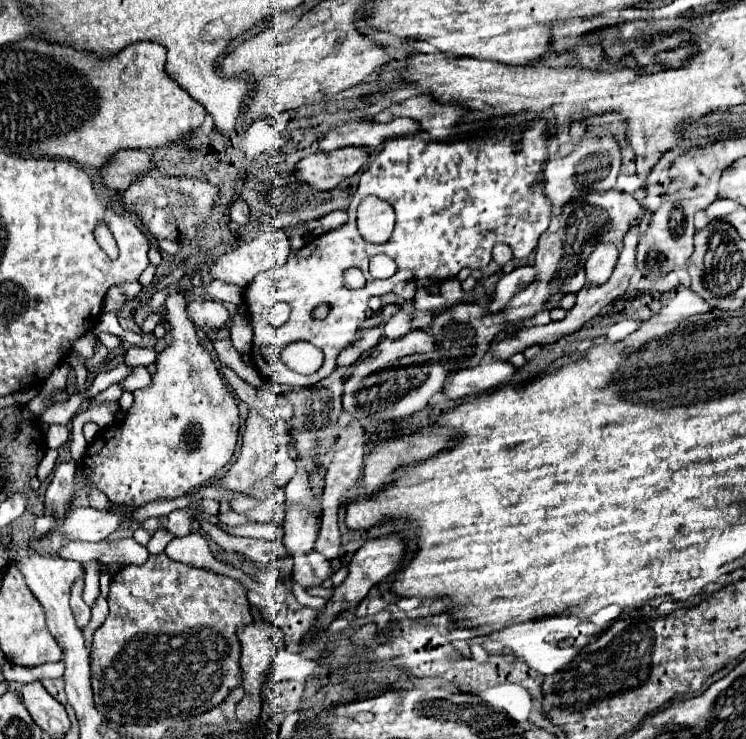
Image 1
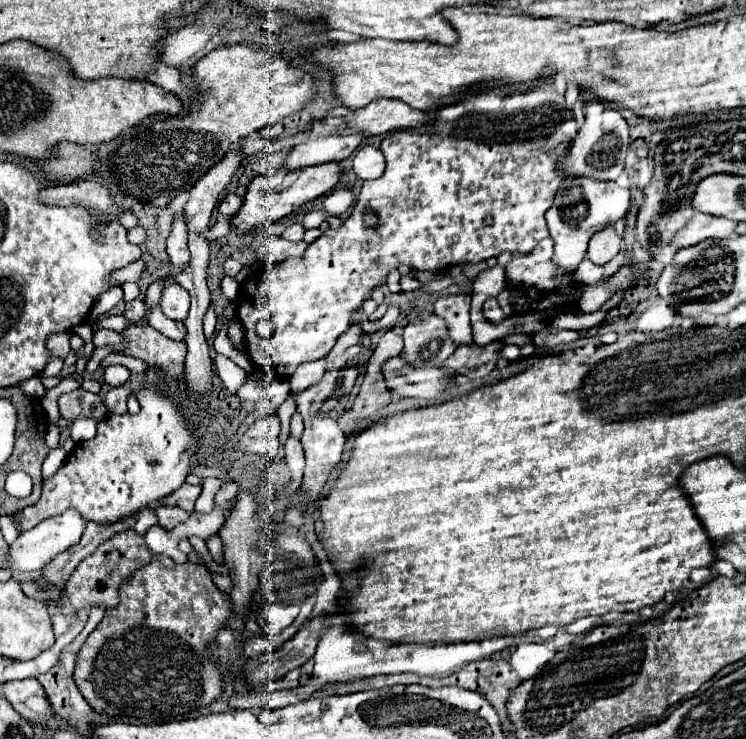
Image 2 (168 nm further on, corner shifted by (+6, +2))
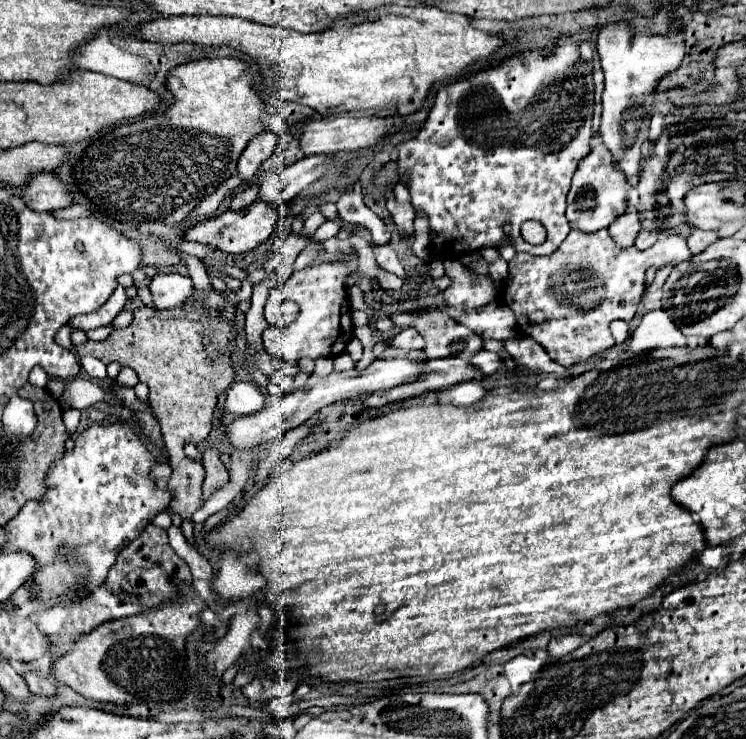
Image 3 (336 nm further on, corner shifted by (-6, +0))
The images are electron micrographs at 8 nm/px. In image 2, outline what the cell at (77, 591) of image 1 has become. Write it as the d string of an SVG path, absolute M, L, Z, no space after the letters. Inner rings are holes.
M128 529L126 533L116 533L116 537L104 541L90 557L86 557L74 569L74 573L66 581L64 593L76 611L95 606L101 606L105 610L112 609L118 604L120 583L124 581L124 577L130 577L136 569L148 565L152 557L154 555L146 549L144 537L136 535L134 529Z

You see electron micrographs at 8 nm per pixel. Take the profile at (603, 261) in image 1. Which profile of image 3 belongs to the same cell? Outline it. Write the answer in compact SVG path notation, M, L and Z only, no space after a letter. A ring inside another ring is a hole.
M628 207L624 211L624 215L620 215L610 227L608 227L610 235L614 237L614 241L620 245L620 247L630 247L640 231L640 219L638 219L638 213L634 207Z

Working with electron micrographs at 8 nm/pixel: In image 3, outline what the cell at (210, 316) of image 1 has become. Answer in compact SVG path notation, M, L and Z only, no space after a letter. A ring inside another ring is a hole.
M158 273L150 279L154 309L170 309L182 305L192 295L192 279L180 273Z

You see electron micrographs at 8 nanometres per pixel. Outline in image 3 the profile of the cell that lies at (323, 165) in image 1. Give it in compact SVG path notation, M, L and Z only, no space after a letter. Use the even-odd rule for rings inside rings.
M258 199L250 207L244 207L240 211L224 211L218 217L210 217L210 219L204 219L204 221L198 221L198 223L190 225L184 231L182 239L184 241L204 243L204 245L210 245L214 249L220 249L224 253L240 255L240 253L246 253L246 251L254 249L262 241L266 241L268 235L274 231L276 223L278 223L278 209L274 205L264 203L264 201L260 203L260 199Z

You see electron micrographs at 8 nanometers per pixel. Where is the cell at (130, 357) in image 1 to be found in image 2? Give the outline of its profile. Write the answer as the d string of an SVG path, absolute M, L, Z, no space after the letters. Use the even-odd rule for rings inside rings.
M110 365L104 369L104 381L112 387L122 385L130 377L130 371L124 365Z

